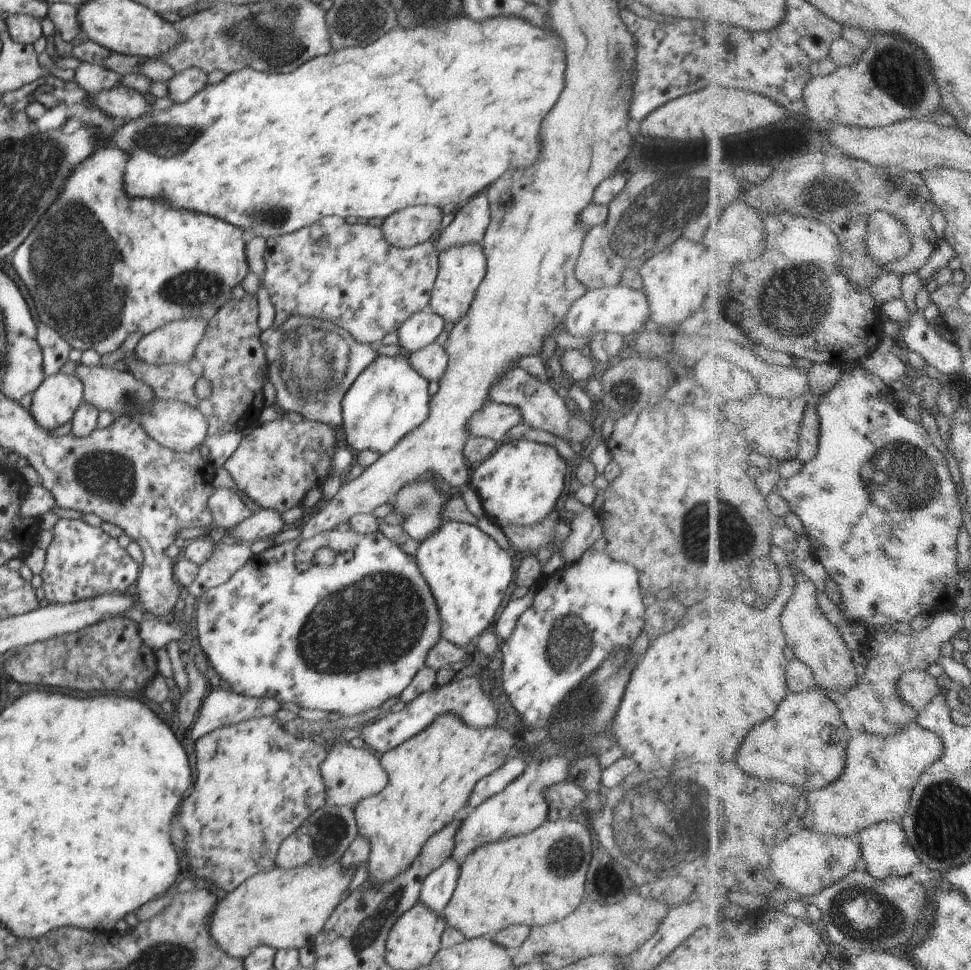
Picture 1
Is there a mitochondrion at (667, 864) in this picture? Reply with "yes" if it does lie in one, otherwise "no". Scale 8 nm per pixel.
yes

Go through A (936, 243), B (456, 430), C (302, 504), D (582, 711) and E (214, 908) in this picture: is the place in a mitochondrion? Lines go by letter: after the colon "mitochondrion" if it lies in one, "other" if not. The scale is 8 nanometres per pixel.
A: other
B: other
C: other
D: mitochondrion
E: other

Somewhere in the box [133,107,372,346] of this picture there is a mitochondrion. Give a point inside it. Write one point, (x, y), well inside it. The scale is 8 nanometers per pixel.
(191, 289)

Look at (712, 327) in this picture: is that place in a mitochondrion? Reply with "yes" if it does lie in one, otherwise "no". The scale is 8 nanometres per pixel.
no

